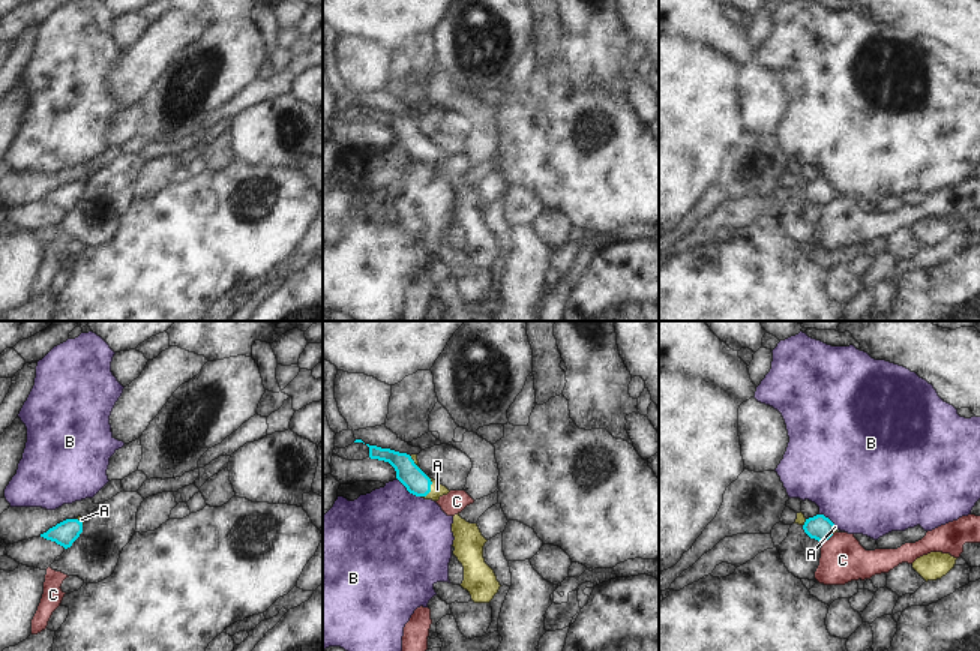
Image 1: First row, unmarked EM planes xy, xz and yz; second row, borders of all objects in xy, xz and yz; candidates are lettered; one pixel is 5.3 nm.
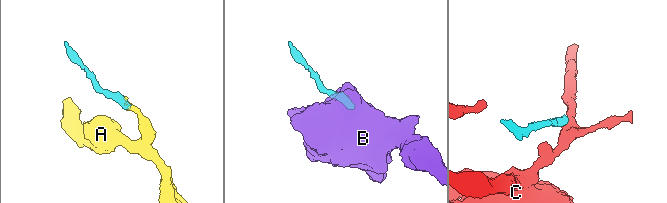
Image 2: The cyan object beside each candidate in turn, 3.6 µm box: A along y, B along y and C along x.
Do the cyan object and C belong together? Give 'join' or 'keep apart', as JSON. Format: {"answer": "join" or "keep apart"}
{"answer": "keep apart"}

